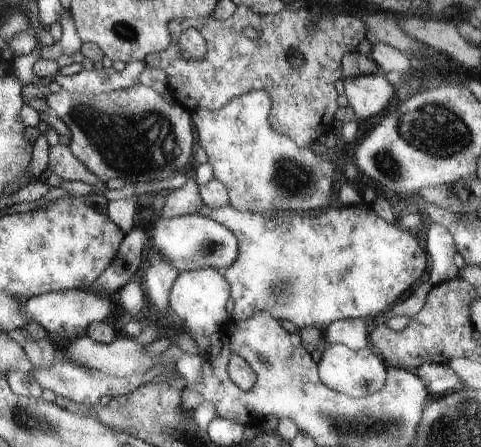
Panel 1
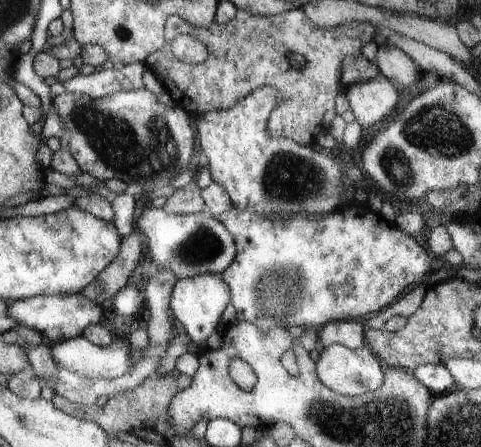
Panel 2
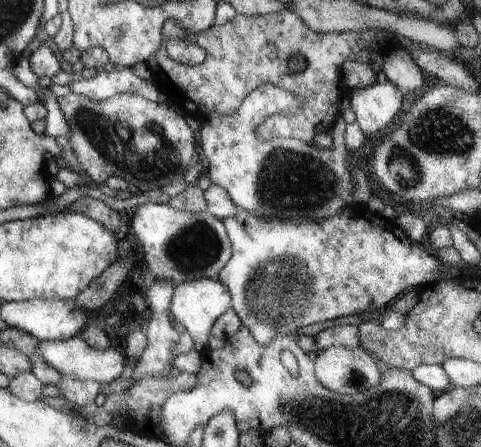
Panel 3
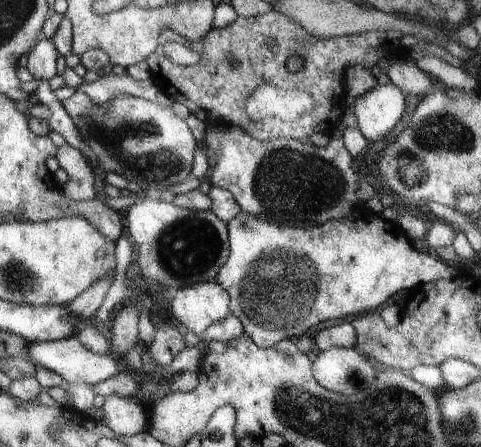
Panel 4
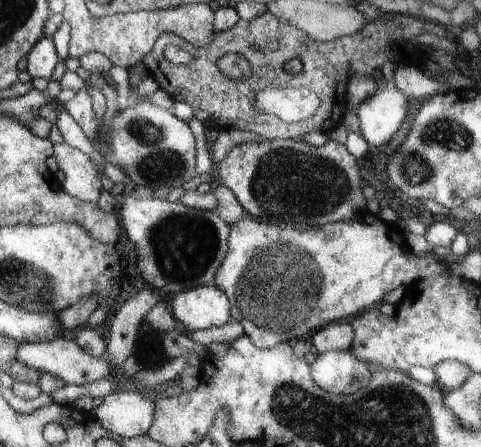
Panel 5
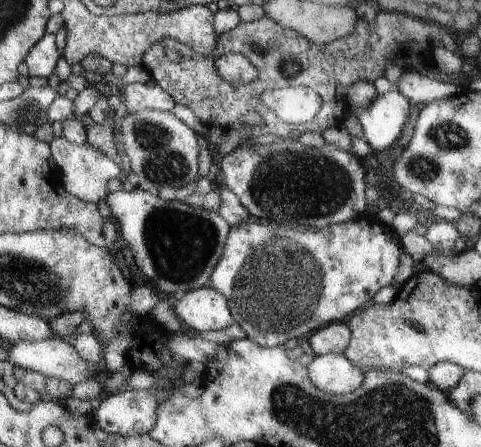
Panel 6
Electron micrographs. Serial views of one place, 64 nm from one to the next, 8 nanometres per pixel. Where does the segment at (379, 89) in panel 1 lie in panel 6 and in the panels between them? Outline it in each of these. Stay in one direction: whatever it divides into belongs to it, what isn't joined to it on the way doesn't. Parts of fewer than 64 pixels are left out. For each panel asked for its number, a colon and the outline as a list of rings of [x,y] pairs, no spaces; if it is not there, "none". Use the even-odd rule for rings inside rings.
2: [[[375,76],[365,82],[349,84],[343,88],[349,108],[355,114],[355,122],[361,124],[361,128],[367,128],[369,124],[381,120],[389,114],[389,110],[397,102],[397,90],[393,82],[389,82],[385,76]]]
3: [[[373,82],[371,86],[357,88],[349,94],[349,104],[355,122],[365,134],[383,128],[399,112],[401,90],[391,82]]]
4: [[[395,84],[375,86],[353,102],[353,112],[357,118],[357,130],[367,140],[377,140],[387,134],[395,122],[401,118],[405,108],[405,94]]]
5: [[[381,88],[357,106],[359,132],[367,144],[387,142],[407,114],[407,96],[397,88]]]
6: [[[391,88],[385,94],[377,94],[377,98],[357,114],[361,138],[373,150],[383,150],[391,146],[405,124],[411,108],[409,104],[411,102],[397,88]]]

